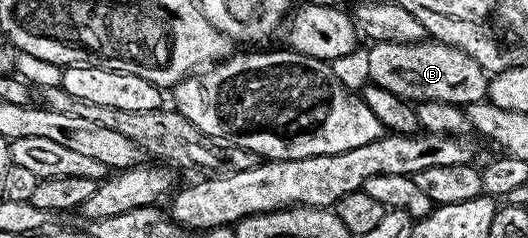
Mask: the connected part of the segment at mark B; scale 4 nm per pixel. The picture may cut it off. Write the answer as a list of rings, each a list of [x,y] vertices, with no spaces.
[[[433,38],[417,40],[415,44],[404,42],[374,42],[368,48],[368,74],[369,83],[384,86],[384,90],[392,90],[402,100],[411,102],[428,101],[450,103],[459,106],[468,104],[481,104],[487,99],[486,86],[488,73],[464,50],[451,44],[442,44]]]

